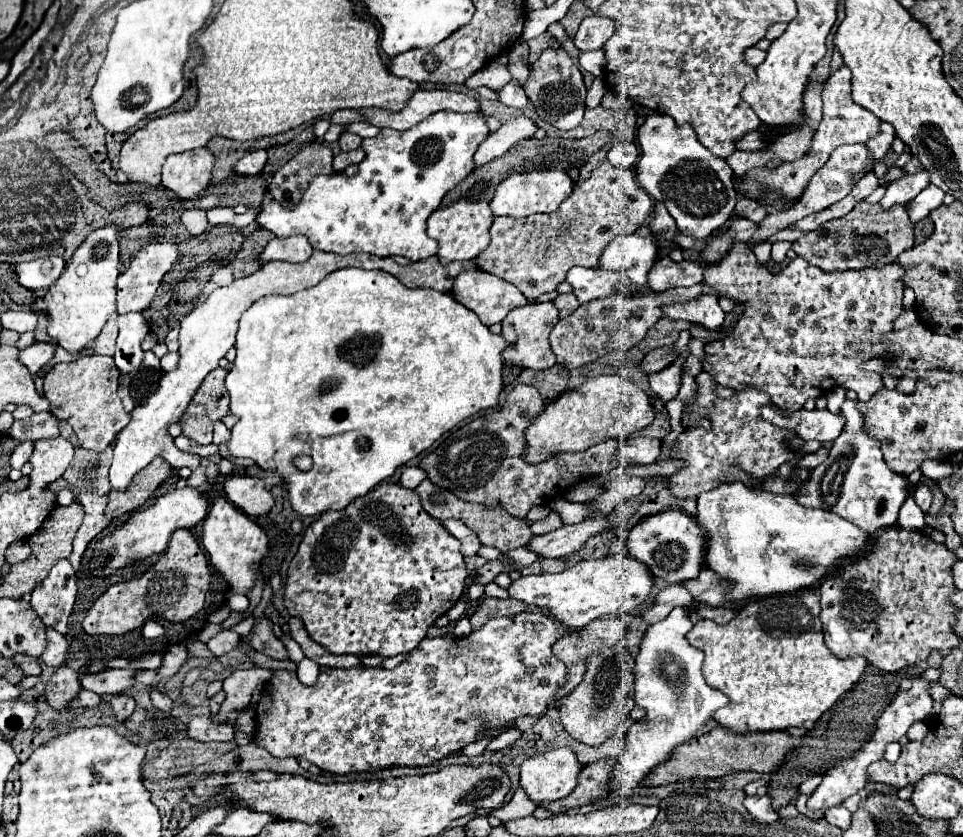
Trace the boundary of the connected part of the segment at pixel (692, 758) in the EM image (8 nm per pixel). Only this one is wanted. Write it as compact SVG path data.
M717 726L709 734L693 738L691 742L683 744L669 762L655 768L651 776L651 786L665 786L677 780L687 778L719 778L737 770L755 770L755 772L773 772L785 758L785 754L795 746L795 740L785 732L749 732L749 734L735 734L729 728Z

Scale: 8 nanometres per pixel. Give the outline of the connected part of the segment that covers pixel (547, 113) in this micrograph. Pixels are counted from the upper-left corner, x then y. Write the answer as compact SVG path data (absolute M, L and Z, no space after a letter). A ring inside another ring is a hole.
M549 48L541 54L541 58L531 64L531 74L523 84L525 94L535 104L541 120L553 124L559 130L571 130L581 124L585 112L585 82L575 66L575 62L561 48Z

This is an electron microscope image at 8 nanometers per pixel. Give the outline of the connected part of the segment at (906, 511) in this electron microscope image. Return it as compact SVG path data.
M909 496L907 502L899 510L897 524L905 530L921 530L925 526L925 512L915 504L915 500Z

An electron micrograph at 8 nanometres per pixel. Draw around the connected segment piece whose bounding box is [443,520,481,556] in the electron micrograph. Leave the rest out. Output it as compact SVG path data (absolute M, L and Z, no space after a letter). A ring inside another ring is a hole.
M445 520L443 526L447 528L449 534L453 534L461 542L461 554L463 556L475 556L479 552L479 548L481 548L479 536L465 522L461 522L461 520Z

